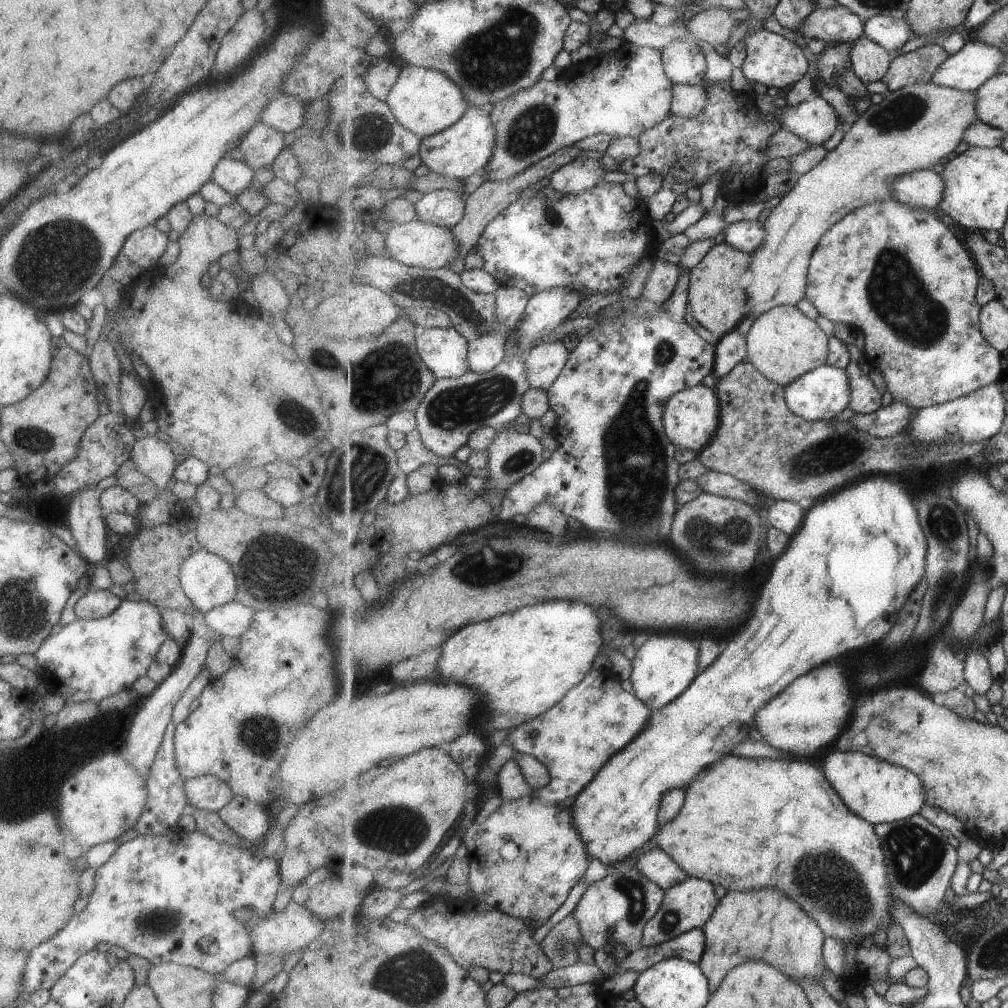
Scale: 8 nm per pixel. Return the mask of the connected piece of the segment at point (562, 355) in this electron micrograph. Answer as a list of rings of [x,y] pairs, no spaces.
[[[563,341],[544,343],[536,347],[527,360],[527,375],[531,386],[549,392],[556,380],[563,375],[571,354]]]

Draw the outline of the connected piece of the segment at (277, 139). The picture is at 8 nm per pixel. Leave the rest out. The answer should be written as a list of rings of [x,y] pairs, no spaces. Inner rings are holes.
[[[260,122],[255,124],[247,133],[243,136],[239,148],[245,156],[246,164],[254,170],[262,167],[270,167],[273,165],[274,159],[278,156],[278,153],[285,147],[284,134],[282,131],[276,130],[272,125]]]

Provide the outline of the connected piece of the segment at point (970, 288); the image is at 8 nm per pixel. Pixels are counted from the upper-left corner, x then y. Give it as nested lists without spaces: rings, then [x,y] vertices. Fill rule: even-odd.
[[[894,199],[859,208],[827,232],[812,257],[807,298],[816,306],[821,316],[834,323],[846,323],[856,331],[861,330],[865,334],[866,358],[872,367],[880,367],[888,391],[894,396],[894,400],[906,403],[915,409],[922,409],[971,395],[981,388],[1000,381],[1003,375],[1003,354],[987,339],[982,328],[983,305],[978,300],[977,293],[982,283],[982,276],[982,268],[972,250],[966,248],[964,242],[956,236],[956,232],[936,216],[936,209],[914,208],[908,203]]]

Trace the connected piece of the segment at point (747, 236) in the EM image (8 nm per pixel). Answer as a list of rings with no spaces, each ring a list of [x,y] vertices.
[[[760,220],[738,221],[726,228],[726,240],[734,247],[754,254],[765,242],[768,231]]]

